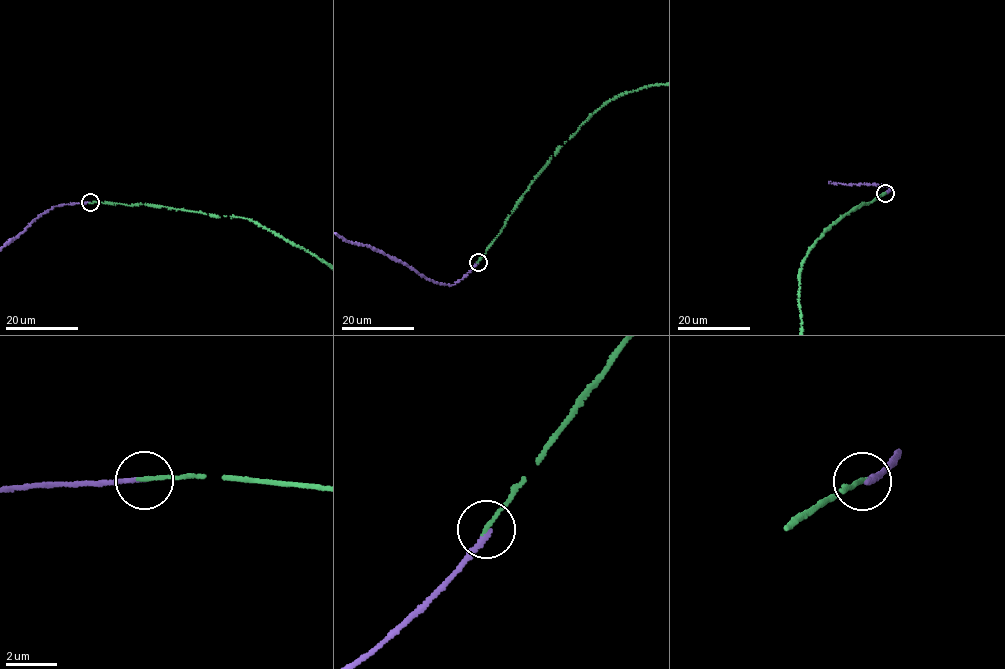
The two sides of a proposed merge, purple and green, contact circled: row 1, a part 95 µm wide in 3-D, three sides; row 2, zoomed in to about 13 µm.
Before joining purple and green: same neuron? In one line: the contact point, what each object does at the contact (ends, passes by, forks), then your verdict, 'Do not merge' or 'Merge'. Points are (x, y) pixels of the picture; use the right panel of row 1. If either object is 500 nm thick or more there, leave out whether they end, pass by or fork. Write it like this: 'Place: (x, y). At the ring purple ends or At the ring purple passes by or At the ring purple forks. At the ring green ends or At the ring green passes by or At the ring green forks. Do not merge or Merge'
Place: (885, 193). At the ring purple ends. At the ring green ends. Do not merge

